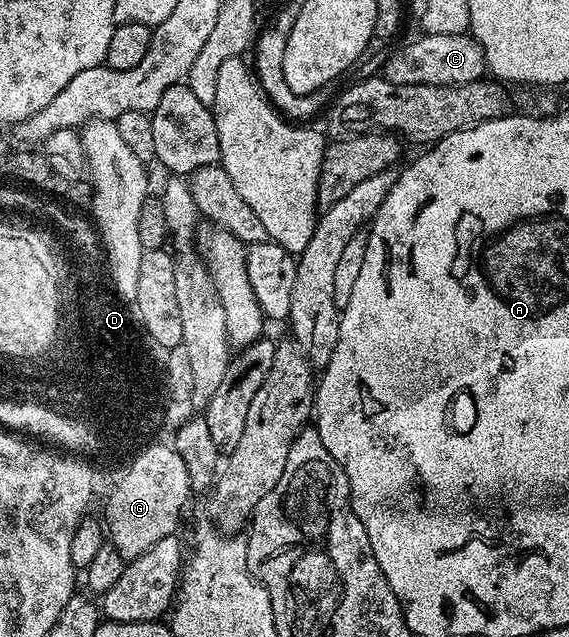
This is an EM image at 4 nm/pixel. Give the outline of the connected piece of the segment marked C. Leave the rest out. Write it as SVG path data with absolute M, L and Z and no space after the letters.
M470 32L457 35L419 35L416 41L399 49L381 69L382 76L394 85L464 85L484 80L487 56L481 43Z

